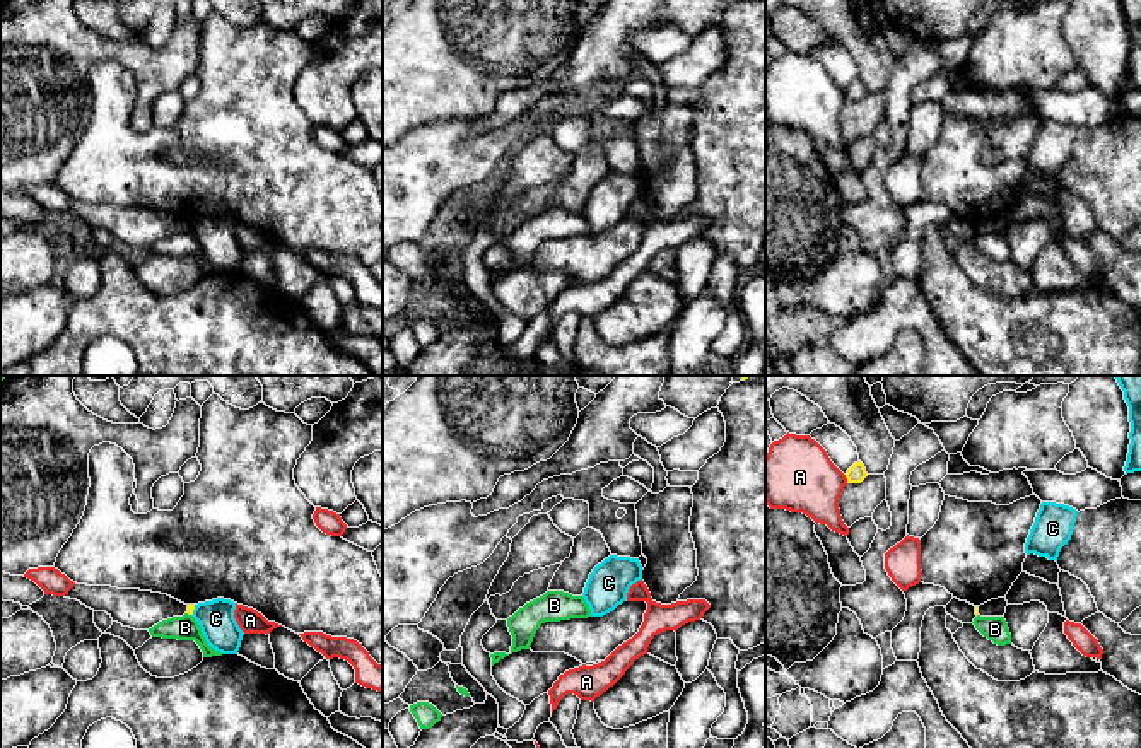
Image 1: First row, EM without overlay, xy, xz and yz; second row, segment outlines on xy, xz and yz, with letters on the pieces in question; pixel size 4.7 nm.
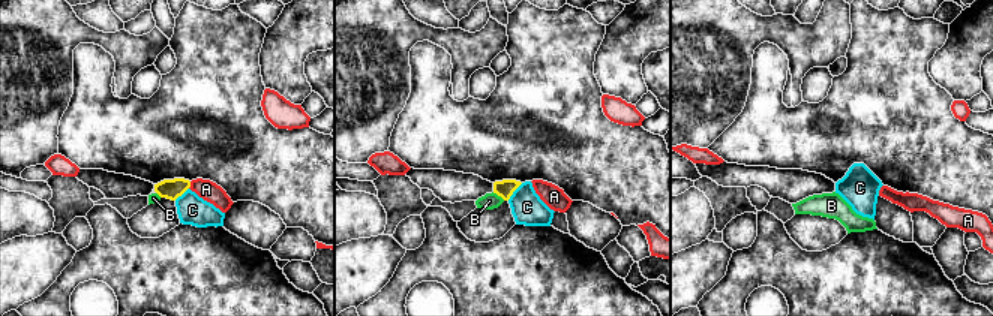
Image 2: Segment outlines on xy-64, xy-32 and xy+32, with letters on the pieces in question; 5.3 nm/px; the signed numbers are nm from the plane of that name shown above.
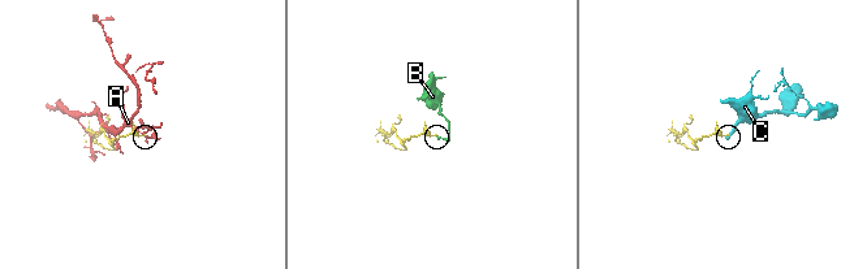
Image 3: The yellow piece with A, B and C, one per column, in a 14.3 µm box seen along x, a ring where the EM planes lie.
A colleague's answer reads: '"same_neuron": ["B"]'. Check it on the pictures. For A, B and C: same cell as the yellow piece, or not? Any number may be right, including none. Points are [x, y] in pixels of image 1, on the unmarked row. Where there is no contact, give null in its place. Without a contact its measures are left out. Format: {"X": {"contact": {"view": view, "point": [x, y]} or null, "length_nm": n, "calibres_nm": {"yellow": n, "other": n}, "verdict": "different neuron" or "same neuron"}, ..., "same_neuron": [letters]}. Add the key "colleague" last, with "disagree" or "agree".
{"A": {"contact": {"view": "yz", "point": [846, 94]}, "length_nm": 40, "calibres_nm": {"yellow": 90, "other": 340}, "verdict": "different neuron"}, "B": {"contact": {"view": "xy", "point": [188, 231]}, "length_nm": 30, "calibres_nm": {"yellow": 30, "other": 120}, "verdict": "different neuron"}, "C": {"contact": {"view": "xy", "point": [193, 226]}, "length_nm": 60, "calibres_nm": {"yellow": 30, "other": 170}, "verdict": "different neuron"}, "same_neuron": [], "colleague": "disagree"}

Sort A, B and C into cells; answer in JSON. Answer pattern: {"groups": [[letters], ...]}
{"groups": [["A"], ["B"], ["C"]]}

